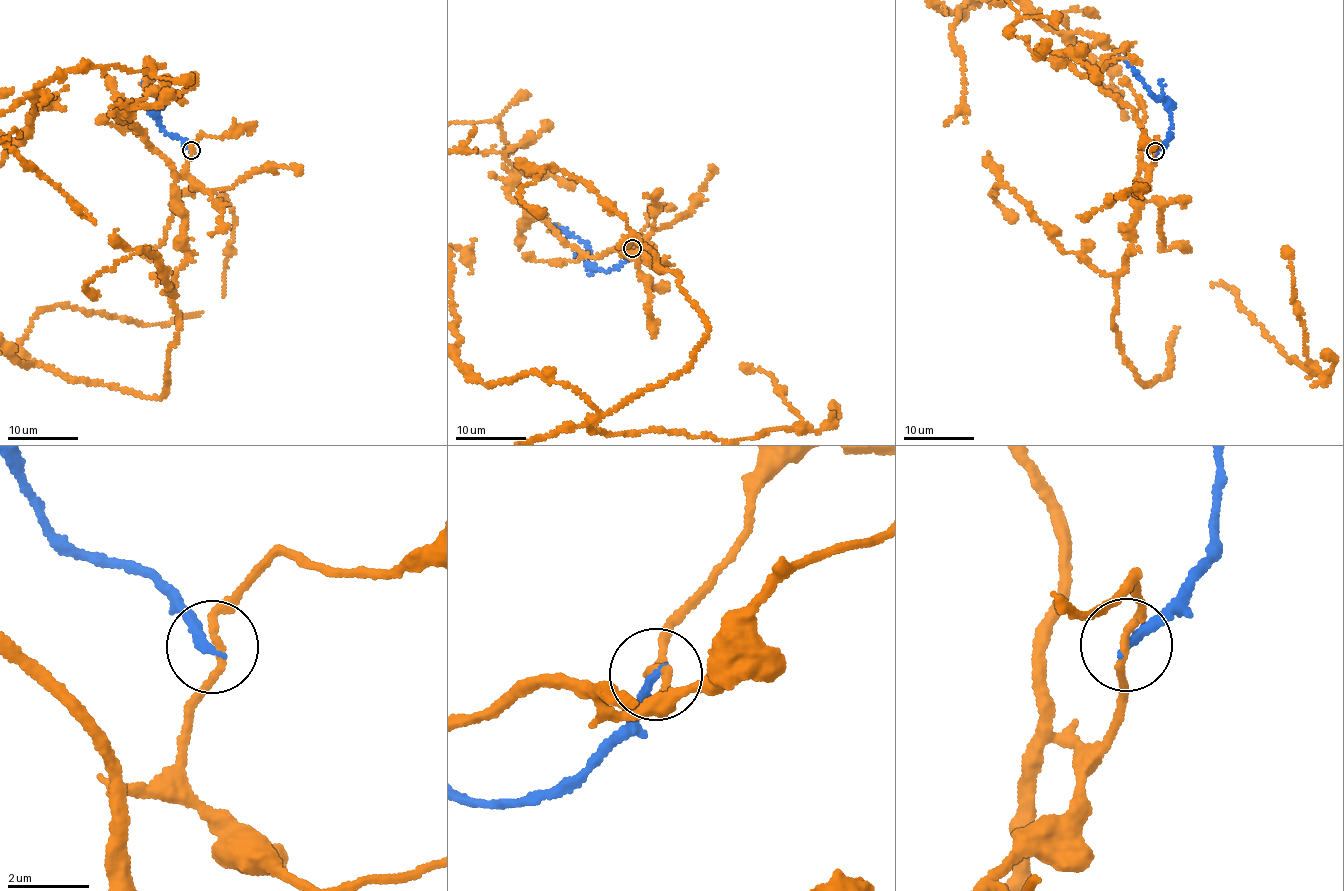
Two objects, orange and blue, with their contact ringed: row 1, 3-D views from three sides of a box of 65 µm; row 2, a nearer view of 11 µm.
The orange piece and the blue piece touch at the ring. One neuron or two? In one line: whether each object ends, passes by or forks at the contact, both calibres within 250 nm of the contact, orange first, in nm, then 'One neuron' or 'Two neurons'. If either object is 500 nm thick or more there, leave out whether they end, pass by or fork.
At the ring orange passes by. At the ring blue ends. Thickness 180 nm (orange) against 240 nm. Two neurons

